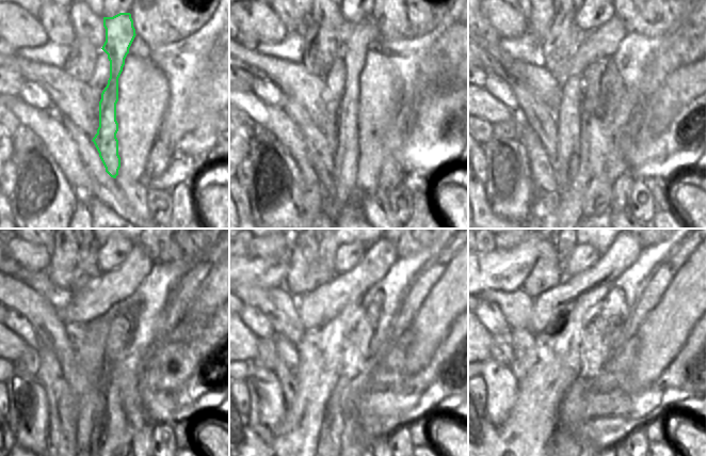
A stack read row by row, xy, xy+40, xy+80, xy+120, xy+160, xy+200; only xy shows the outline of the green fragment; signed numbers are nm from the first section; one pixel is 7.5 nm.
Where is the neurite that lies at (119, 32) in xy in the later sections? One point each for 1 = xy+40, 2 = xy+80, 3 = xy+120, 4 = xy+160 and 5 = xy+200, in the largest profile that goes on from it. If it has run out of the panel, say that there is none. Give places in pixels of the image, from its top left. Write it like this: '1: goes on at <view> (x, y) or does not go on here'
1: goes on at xy+40 (362, 36)
2: goes on at xy+80 (571, 203)
3: goes on at xy+120 (79, 445)
4: goes on at xy+160 (318, 445)
5: goes on at xy+200 (556, 445)

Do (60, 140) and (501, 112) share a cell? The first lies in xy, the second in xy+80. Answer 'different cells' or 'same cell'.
same cell

